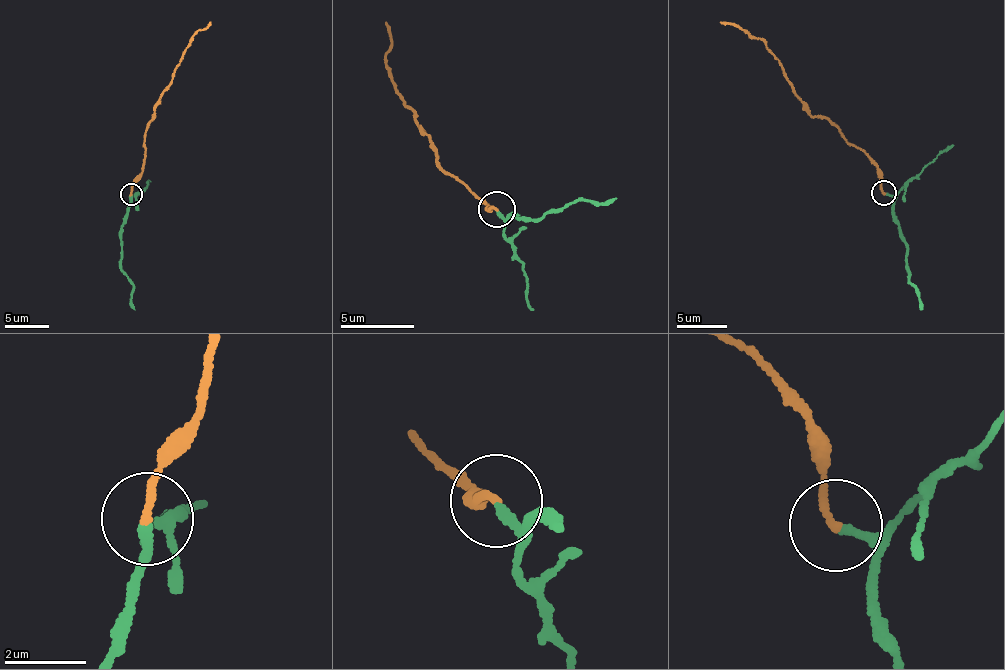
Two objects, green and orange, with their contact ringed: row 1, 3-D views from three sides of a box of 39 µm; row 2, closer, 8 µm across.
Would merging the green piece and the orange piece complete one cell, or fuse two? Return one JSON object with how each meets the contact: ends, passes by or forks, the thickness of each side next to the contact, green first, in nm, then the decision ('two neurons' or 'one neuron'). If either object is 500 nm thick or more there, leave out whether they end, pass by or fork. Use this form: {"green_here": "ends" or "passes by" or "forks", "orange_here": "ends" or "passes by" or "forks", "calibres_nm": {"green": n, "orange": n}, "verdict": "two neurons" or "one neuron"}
{"green_here": "passes by", "orange_here": "ends", "calibres_nm": {"green": 150, "orange": 190}, "verdict": "one neuron"}

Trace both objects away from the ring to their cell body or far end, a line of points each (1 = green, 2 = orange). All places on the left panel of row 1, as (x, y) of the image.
1: (131, 195), (120, 265), (133, 286), (131, 298), (135, 309)
2: (131, 195), (133, 179), (146, 158), (144, 137), (154, 113), (198, 30), (211, 22)

